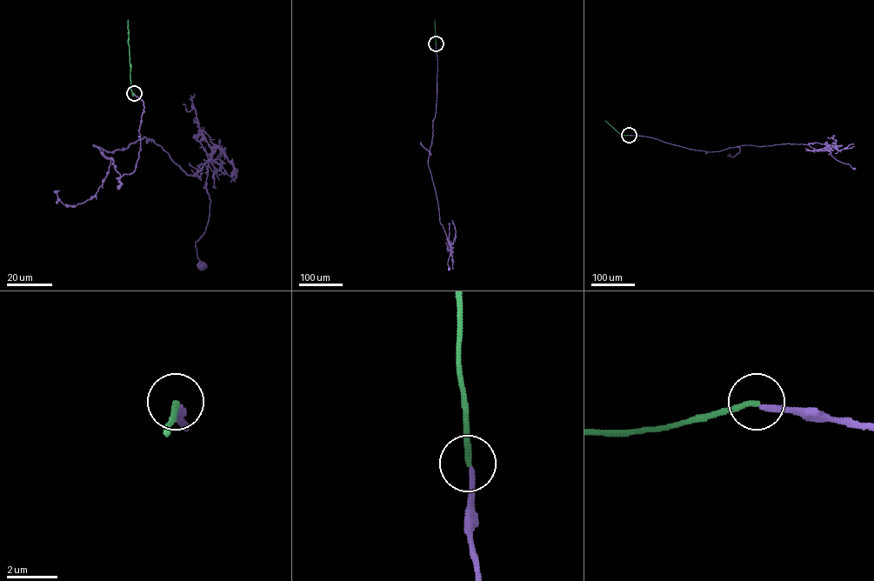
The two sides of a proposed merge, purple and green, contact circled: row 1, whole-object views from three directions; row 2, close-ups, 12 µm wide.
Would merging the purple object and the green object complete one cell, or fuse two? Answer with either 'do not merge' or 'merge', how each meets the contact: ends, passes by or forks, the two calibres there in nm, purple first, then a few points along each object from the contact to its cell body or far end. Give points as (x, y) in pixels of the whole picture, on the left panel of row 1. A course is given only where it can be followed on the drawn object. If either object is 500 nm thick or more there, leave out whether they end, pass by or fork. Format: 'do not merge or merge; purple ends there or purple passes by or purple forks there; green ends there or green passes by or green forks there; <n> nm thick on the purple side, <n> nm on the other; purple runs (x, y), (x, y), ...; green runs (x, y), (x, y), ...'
do not merge; purple ends there; green ends there; 220 nm thick on the purple side, 240 nm on the other; purple runs (134, 93), (134, 171), (118, 180), (93, 145), (144, 136), (187, 175), (208, 162), (203, 266); green runs (134, 93), (132, 95), (128, 20)

